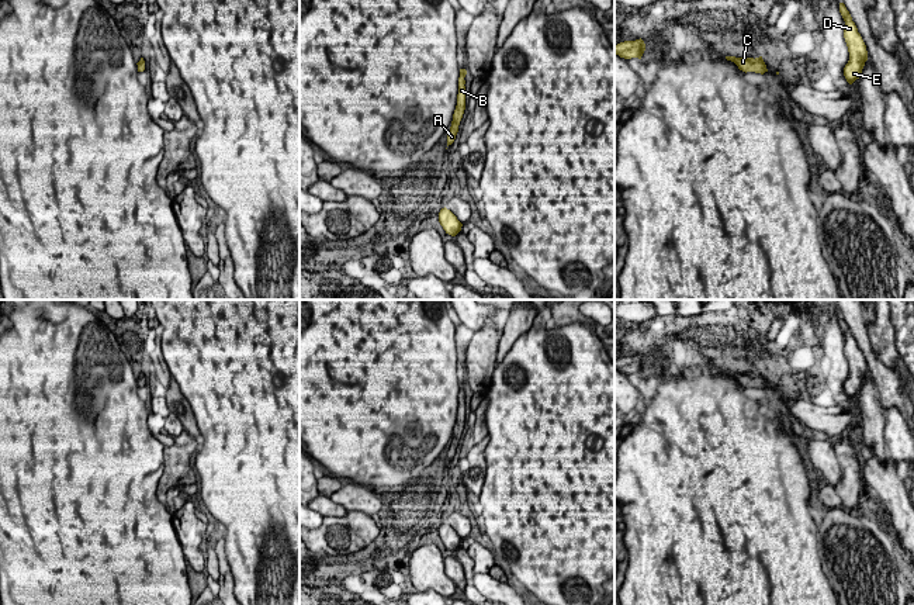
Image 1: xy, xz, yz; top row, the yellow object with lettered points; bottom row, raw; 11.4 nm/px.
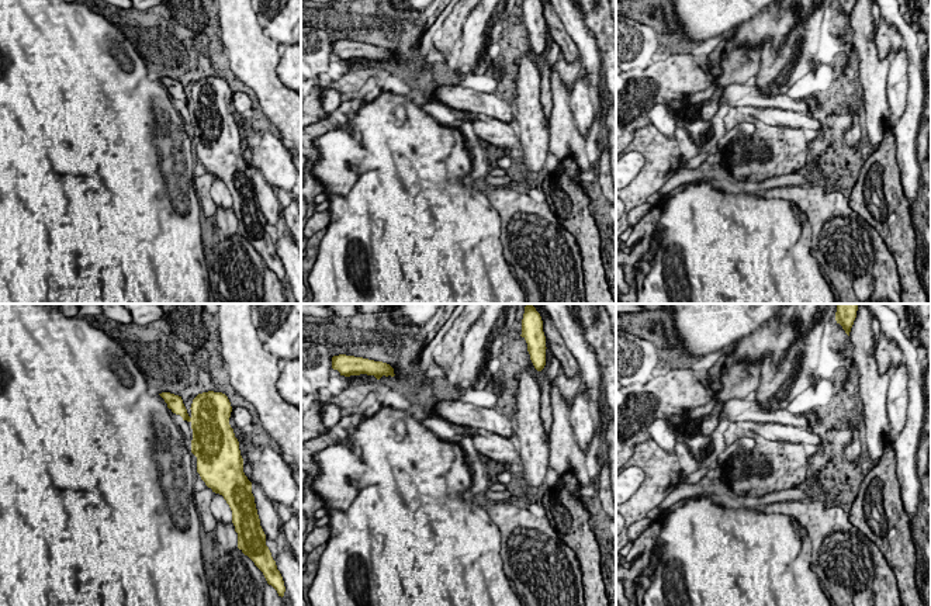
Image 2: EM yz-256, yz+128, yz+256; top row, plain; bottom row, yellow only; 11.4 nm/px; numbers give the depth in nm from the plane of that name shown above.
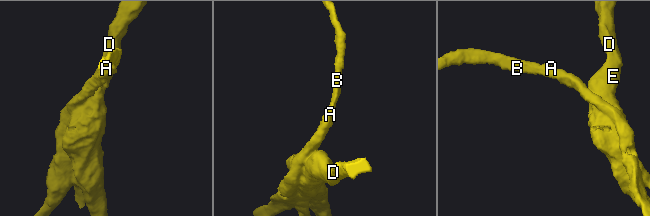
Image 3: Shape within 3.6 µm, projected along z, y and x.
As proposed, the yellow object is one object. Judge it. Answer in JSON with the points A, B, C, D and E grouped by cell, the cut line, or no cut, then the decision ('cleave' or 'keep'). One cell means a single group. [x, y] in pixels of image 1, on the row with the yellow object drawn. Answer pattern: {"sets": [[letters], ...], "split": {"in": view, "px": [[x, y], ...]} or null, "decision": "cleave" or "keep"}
{"sets": [["A", "B", "C", "D", "E"]], "split": null, "decision": "keep"}

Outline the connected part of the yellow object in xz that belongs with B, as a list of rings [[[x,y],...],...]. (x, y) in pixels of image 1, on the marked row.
[[[460,69],[460,77],[458,77],[458,94],[457,94],[457,106],[453,114],[453,121],[450,127],[450,132],[447,135],[447,146],[451,145],[456,139],[456,135],[458,132],[458,125],[463,118],[464,110],[465,110],[465,77],[467,70]]]

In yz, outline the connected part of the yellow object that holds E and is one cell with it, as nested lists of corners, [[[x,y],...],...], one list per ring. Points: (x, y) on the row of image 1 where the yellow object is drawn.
[[[839,3],[839,13],[845,21],[844,38],[849,52],[849,60],[844,68],[844,76],[847,82],[852,84],[862,73],[865,62],[868,60],[868,51],[844,3]]]

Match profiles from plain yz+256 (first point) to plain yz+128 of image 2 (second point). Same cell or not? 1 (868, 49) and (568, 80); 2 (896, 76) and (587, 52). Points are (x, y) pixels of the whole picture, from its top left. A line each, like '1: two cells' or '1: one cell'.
1: two cells
2: two cells

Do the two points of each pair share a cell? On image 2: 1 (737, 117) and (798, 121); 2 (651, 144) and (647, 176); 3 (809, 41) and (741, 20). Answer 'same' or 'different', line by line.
1: different
2: same
3: different

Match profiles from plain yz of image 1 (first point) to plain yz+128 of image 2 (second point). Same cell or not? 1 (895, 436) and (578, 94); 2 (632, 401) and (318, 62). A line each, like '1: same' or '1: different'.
1: same
2: same

